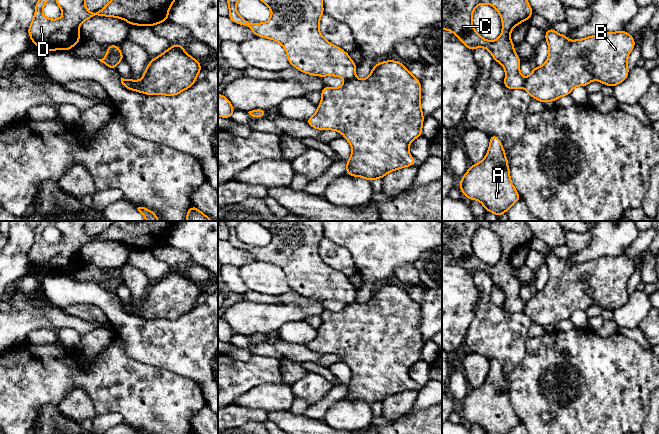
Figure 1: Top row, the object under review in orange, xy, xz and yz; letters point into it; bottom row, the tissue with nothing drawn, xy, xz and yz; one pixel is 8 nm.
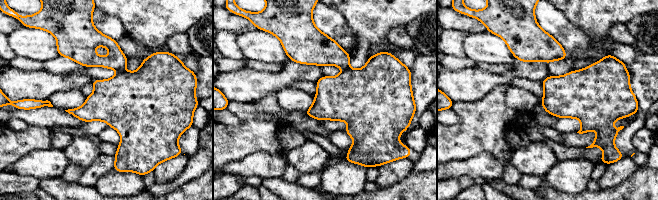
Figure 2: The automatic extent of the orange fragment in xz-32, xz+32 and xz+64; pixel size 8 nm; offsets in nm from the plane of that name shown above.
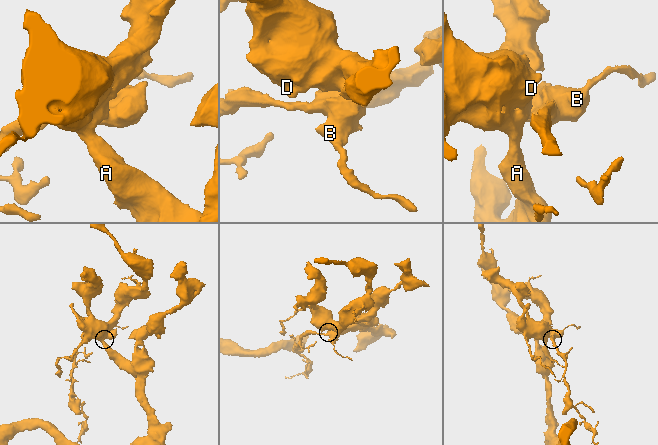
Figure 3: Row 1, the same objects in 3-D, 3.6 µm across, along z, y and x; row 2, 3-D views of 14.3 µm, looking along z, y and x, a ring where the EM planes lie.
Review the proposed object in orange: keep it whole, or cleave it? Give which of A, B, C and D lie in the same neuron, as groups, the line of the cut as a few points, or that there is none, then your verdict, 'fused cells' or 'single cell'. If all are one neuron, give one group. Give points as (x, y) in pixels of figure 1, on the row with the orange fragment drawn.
A C D / B | xz (354, 77), (346, 80) | fused cells

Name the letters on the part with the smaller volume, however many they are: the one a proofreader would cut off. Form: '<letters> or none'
B

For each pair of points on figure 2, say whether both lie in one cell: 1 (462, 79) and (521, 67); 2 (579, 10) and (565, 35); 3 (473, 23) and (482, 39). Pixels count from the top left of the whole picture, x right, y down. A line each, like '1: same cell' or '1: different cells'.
1: same cell
2: different cells
3: different cells

